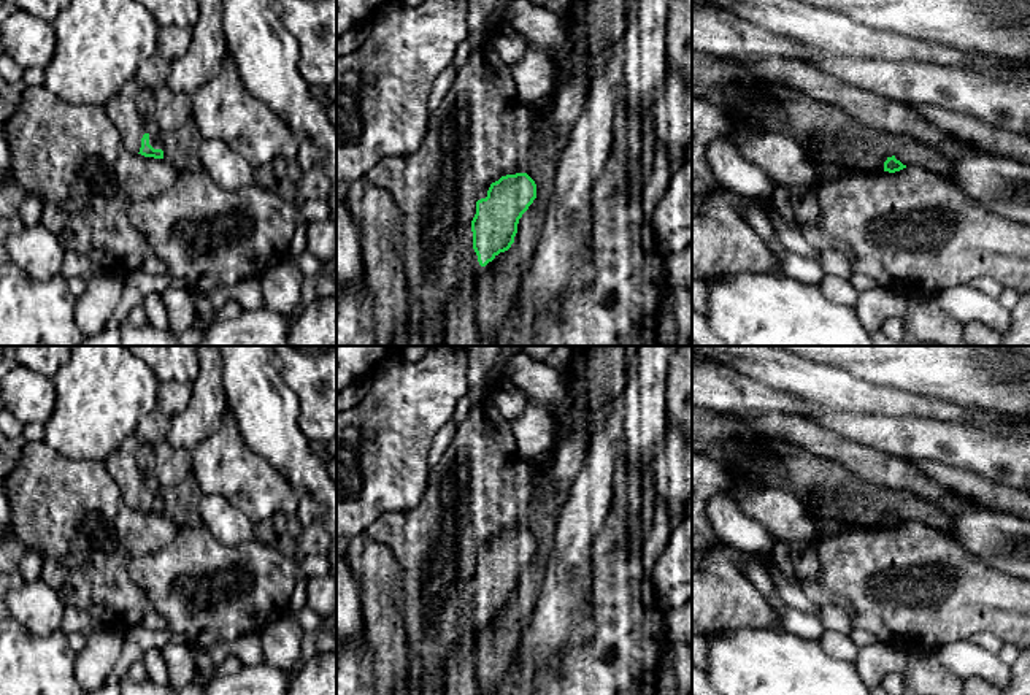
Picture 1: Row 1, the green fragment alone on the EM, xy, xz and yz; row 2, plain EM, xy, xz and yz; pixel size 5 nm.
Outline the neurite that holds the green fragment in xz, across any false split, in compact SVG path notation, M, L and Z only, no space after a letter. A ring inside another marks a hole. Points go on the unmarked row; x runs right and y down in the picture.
M527 528L502 532L482 546L476 570L463 593L471 603L470 622L446 662L444 695L486 695L476 678L473 649L481 624L514 598L522 570L536 554L536 539Z

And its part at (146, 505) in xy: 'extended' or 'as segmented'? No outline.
extended

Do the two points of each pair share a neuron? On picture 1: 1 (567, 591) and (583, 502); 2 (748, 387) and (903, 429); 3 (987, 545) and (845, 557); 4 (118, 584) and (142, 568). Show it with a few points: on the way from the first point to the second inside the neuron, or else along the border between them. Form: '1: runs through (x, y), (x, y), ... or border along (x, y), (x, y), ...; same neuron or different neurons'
1: runs through (570, 568), (572, 545), (578, 524); same neuron
2: border along (841, 410), (803, 403), (794, 413); different neurons
3: border along (948, 535), (968, 554), (992, 567); different neurons
4: border along (156, 551), (129, 565), (129, 578), (151, 606); different neurons

